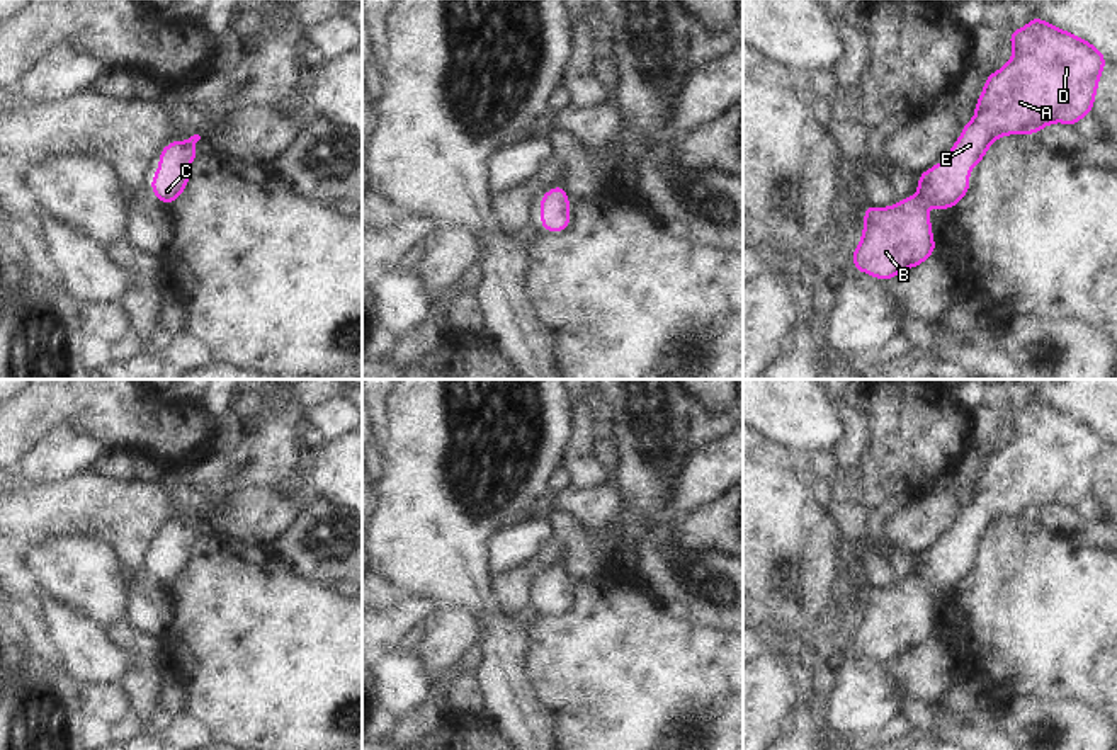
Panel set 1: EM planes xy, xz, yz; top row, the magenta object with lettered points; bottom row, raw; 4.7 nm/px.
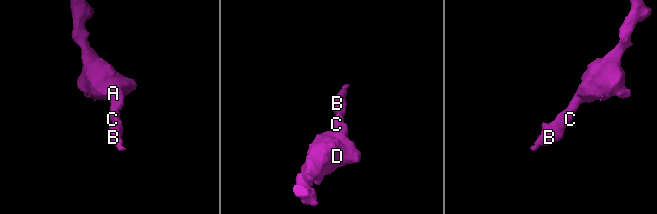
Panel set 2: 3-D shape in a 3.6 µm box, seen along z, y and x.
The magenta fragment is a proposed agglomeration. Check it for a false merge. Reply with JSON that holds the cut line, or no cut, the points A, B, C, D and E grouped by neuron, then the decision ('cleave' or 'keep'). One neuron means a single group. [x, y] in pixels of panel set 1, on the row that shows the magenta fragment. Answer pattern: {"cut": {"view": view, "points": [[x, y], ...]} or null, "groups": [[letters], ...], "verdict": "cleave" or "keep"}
{"cut": null, "groups": [["A", "B", "C", "D", "E"]], "verdict": "keep"}

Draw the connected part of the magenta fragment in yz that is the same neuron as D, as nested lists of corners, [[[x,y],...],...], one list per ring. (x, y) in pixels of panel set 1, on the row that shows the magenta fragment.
[[[1037,15],[1029,26],[1015,29],[1008,43],[1015,48],[1012,60],[988,75],[974,105],[976,117],[966,122],[945,160],[918,175],[920,192],[891,207],[865,207],[862,240],[852,253],[857,272],[867,272],[886,282],[935,253],[932,221],[925,207],[954,209],[971,187],[967,172],[981,163],[995,139],[1005,134],[1035,134],[1057,121],[1076,126],[1085,114],[1091,114],[1097,85],[1107,65],[1105,56],[1093,44]]]

